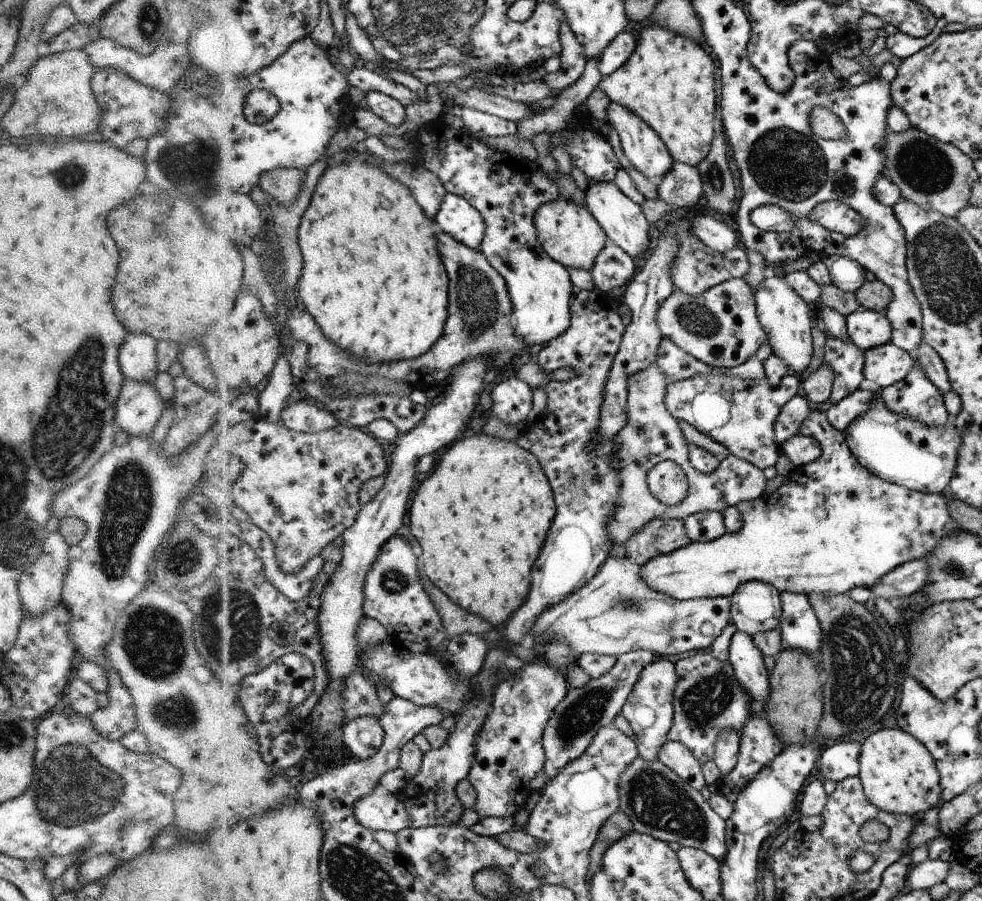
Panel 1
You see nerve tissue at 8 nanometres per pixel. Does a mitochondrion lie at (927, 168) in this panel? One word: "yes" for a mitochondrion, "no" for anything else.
yes

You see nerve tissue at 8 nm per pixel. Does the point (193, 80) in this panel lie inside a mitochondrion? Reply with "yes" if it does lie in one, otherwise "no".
no

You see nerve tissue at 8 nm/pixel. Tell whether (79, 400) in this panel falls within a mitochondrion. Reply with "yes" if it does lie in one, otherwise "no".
yes

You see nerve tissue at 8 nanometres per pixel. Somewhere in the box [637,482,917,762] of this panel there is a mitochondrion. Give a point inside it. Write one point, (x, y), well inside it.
(866, 672)

